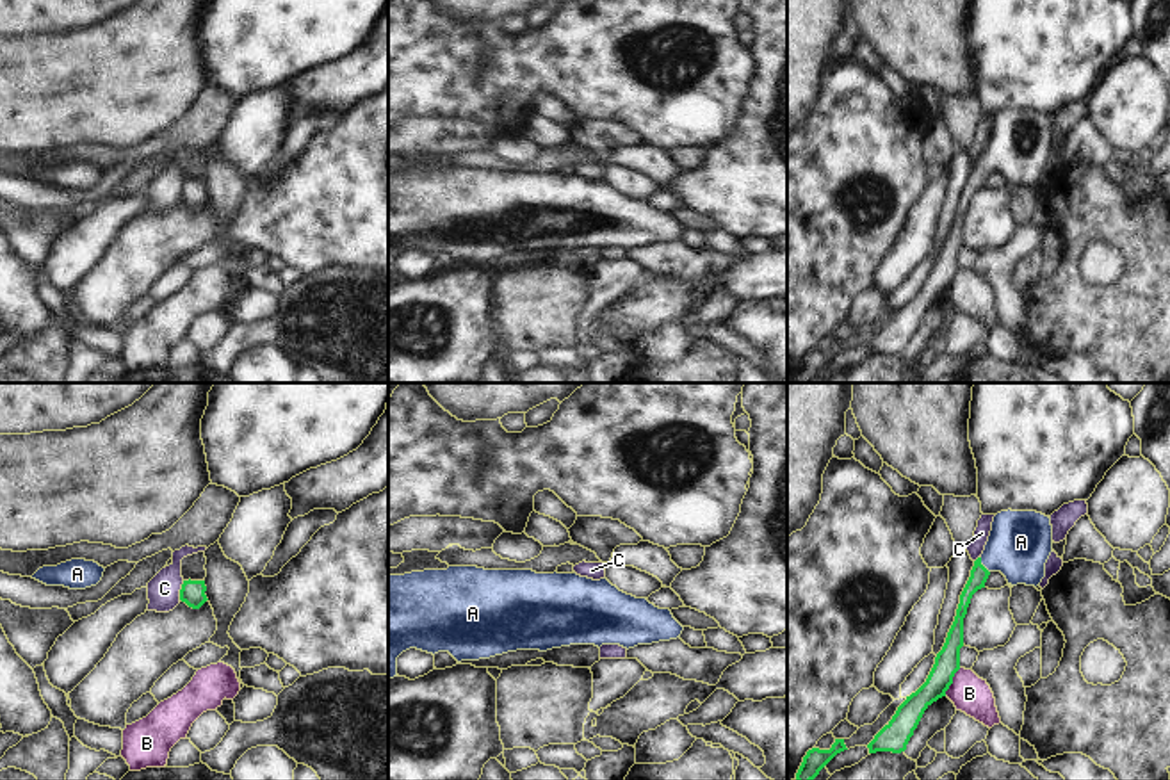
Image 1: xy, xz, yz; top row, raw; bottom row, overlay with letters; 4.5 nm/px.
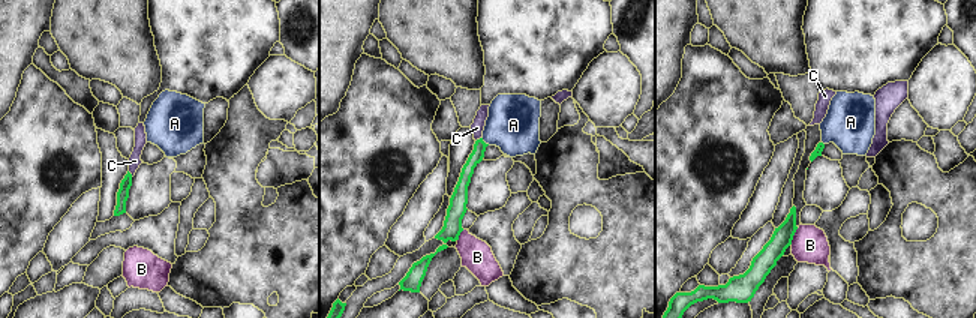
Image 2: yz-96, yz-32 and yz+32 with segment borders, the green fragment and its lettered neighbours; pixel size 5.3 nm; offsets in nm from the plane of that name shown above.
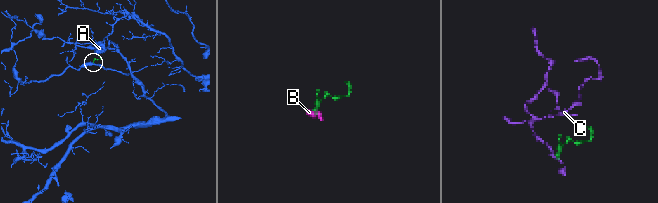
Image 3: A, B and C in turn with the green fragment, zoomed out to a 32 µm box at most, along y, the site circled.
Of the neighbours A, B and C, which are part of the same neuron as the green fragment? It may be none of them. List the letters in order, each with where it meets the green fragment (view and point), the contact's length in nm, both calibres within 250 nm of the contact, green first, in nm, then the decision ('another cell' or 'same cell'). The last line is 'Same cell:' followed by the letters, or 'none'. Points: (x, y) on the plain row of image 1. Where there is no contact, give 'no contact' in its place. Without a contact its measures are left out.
A: yz (982, 166) | 80 nm | 80/280 nm | same cell
B: yz (951, 284) | 150 nm | 120/170 nm | another cell
C: xy (180, 191) | 90 nm | 110/140 nm | another cell
Same cell: A

